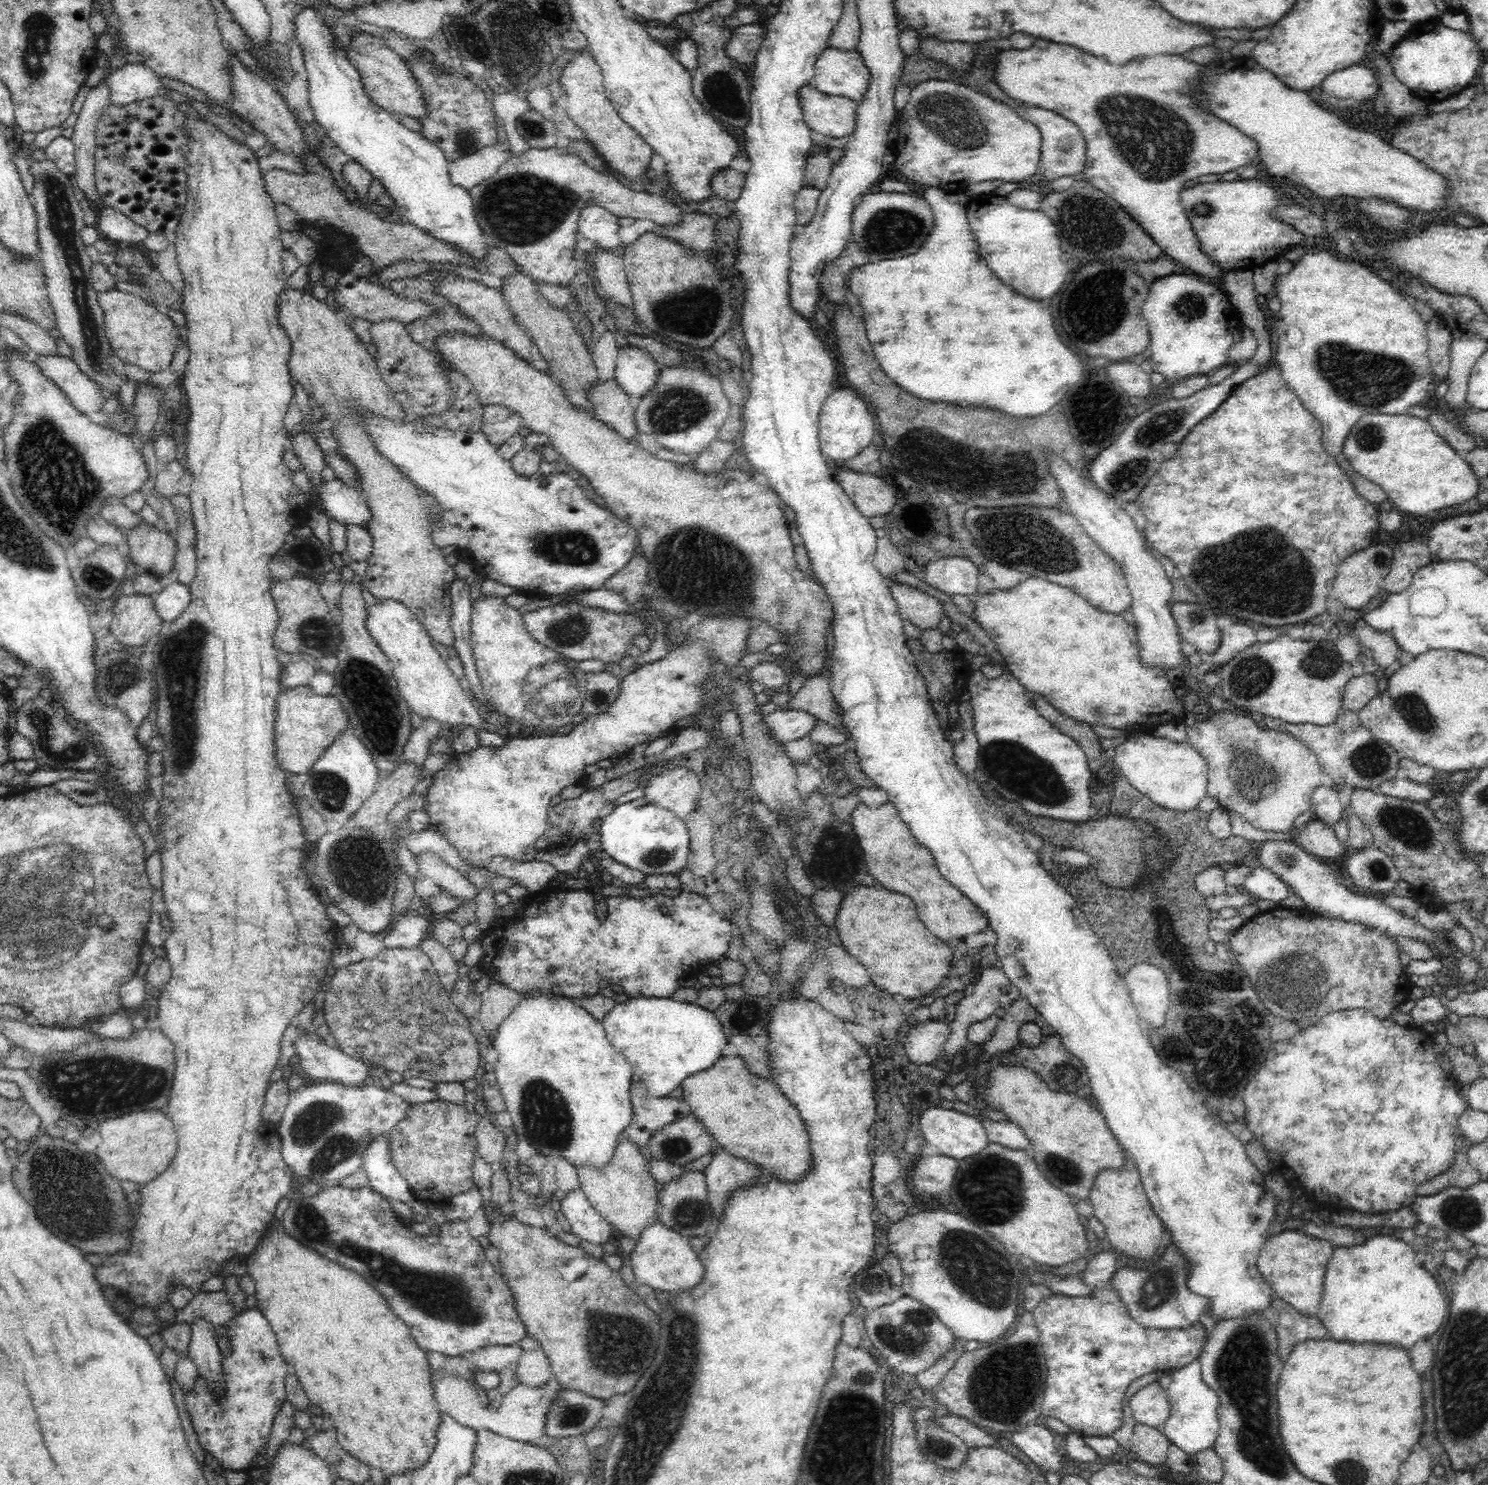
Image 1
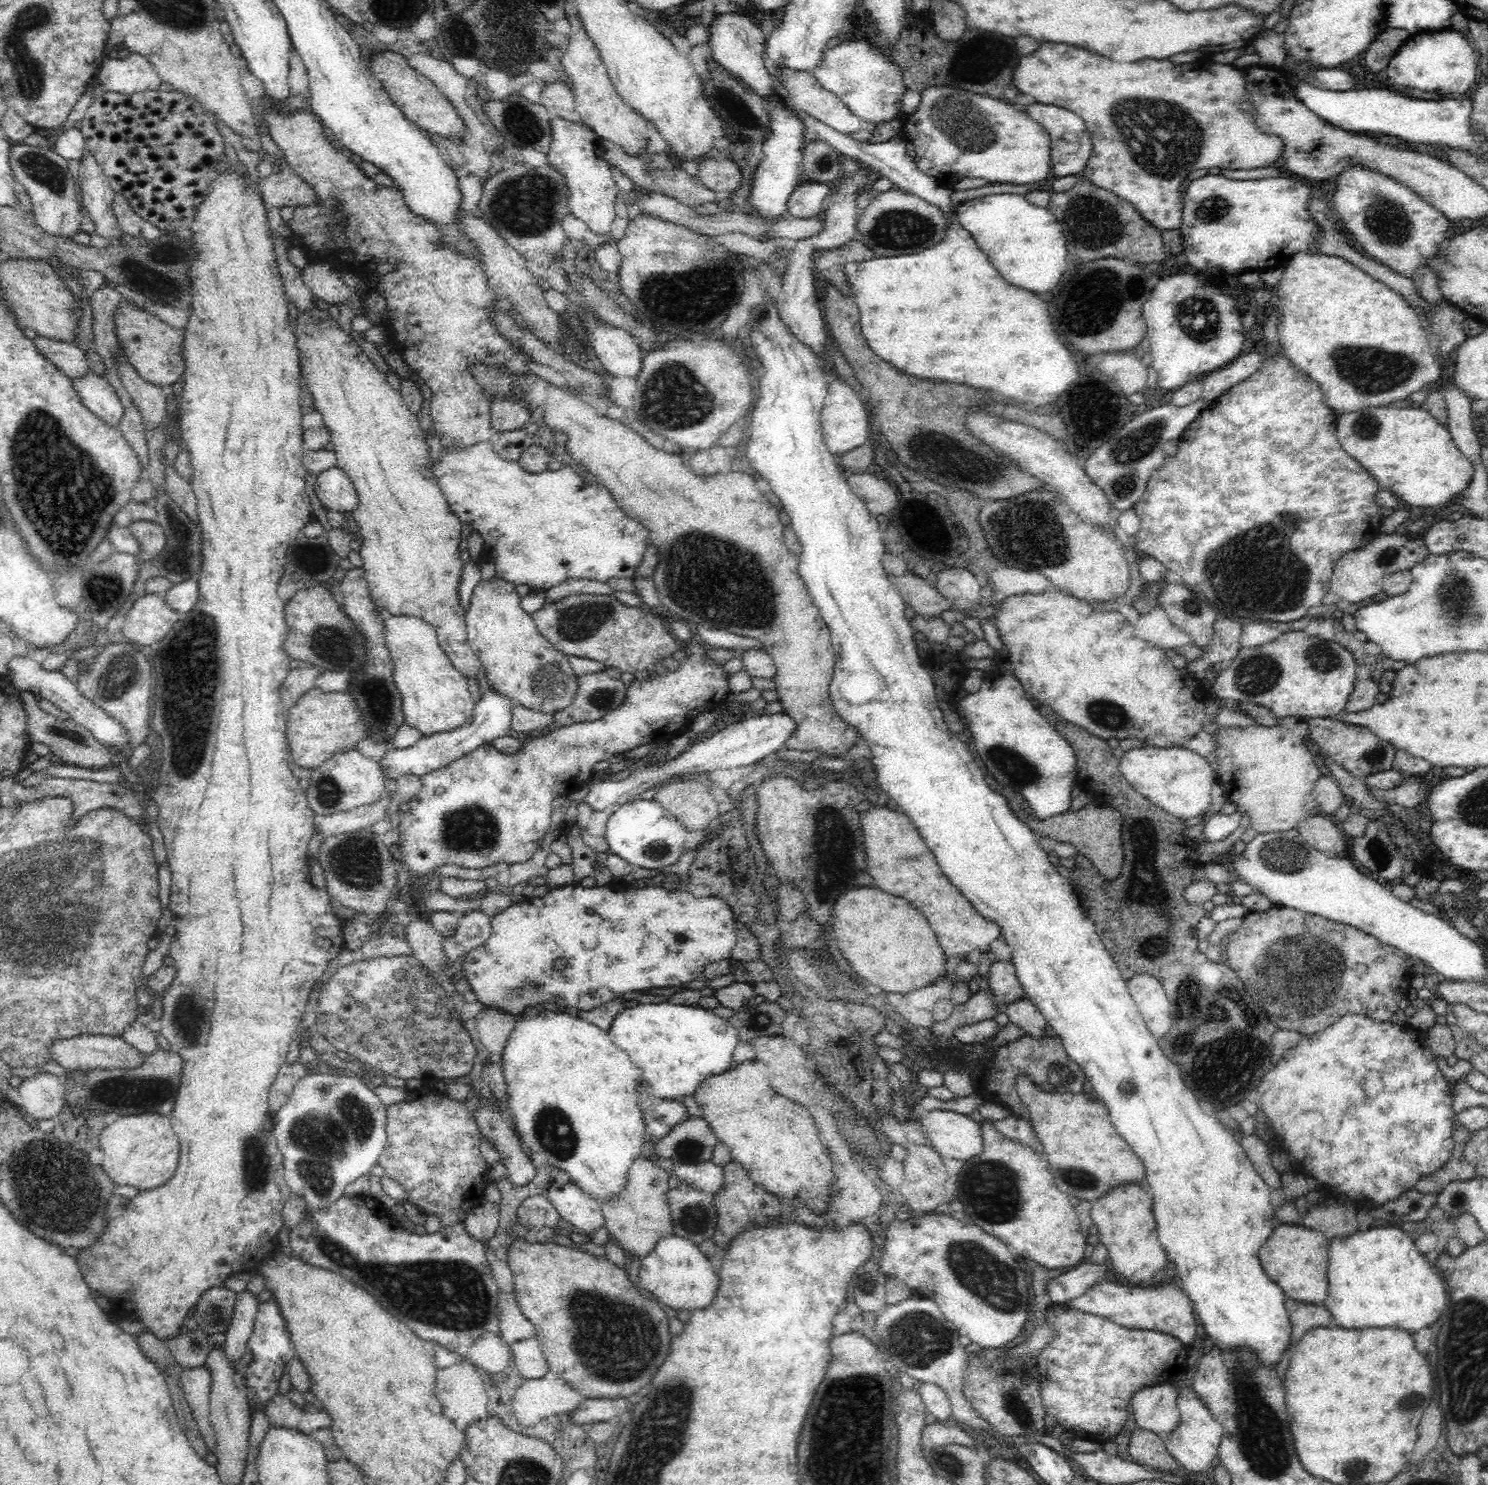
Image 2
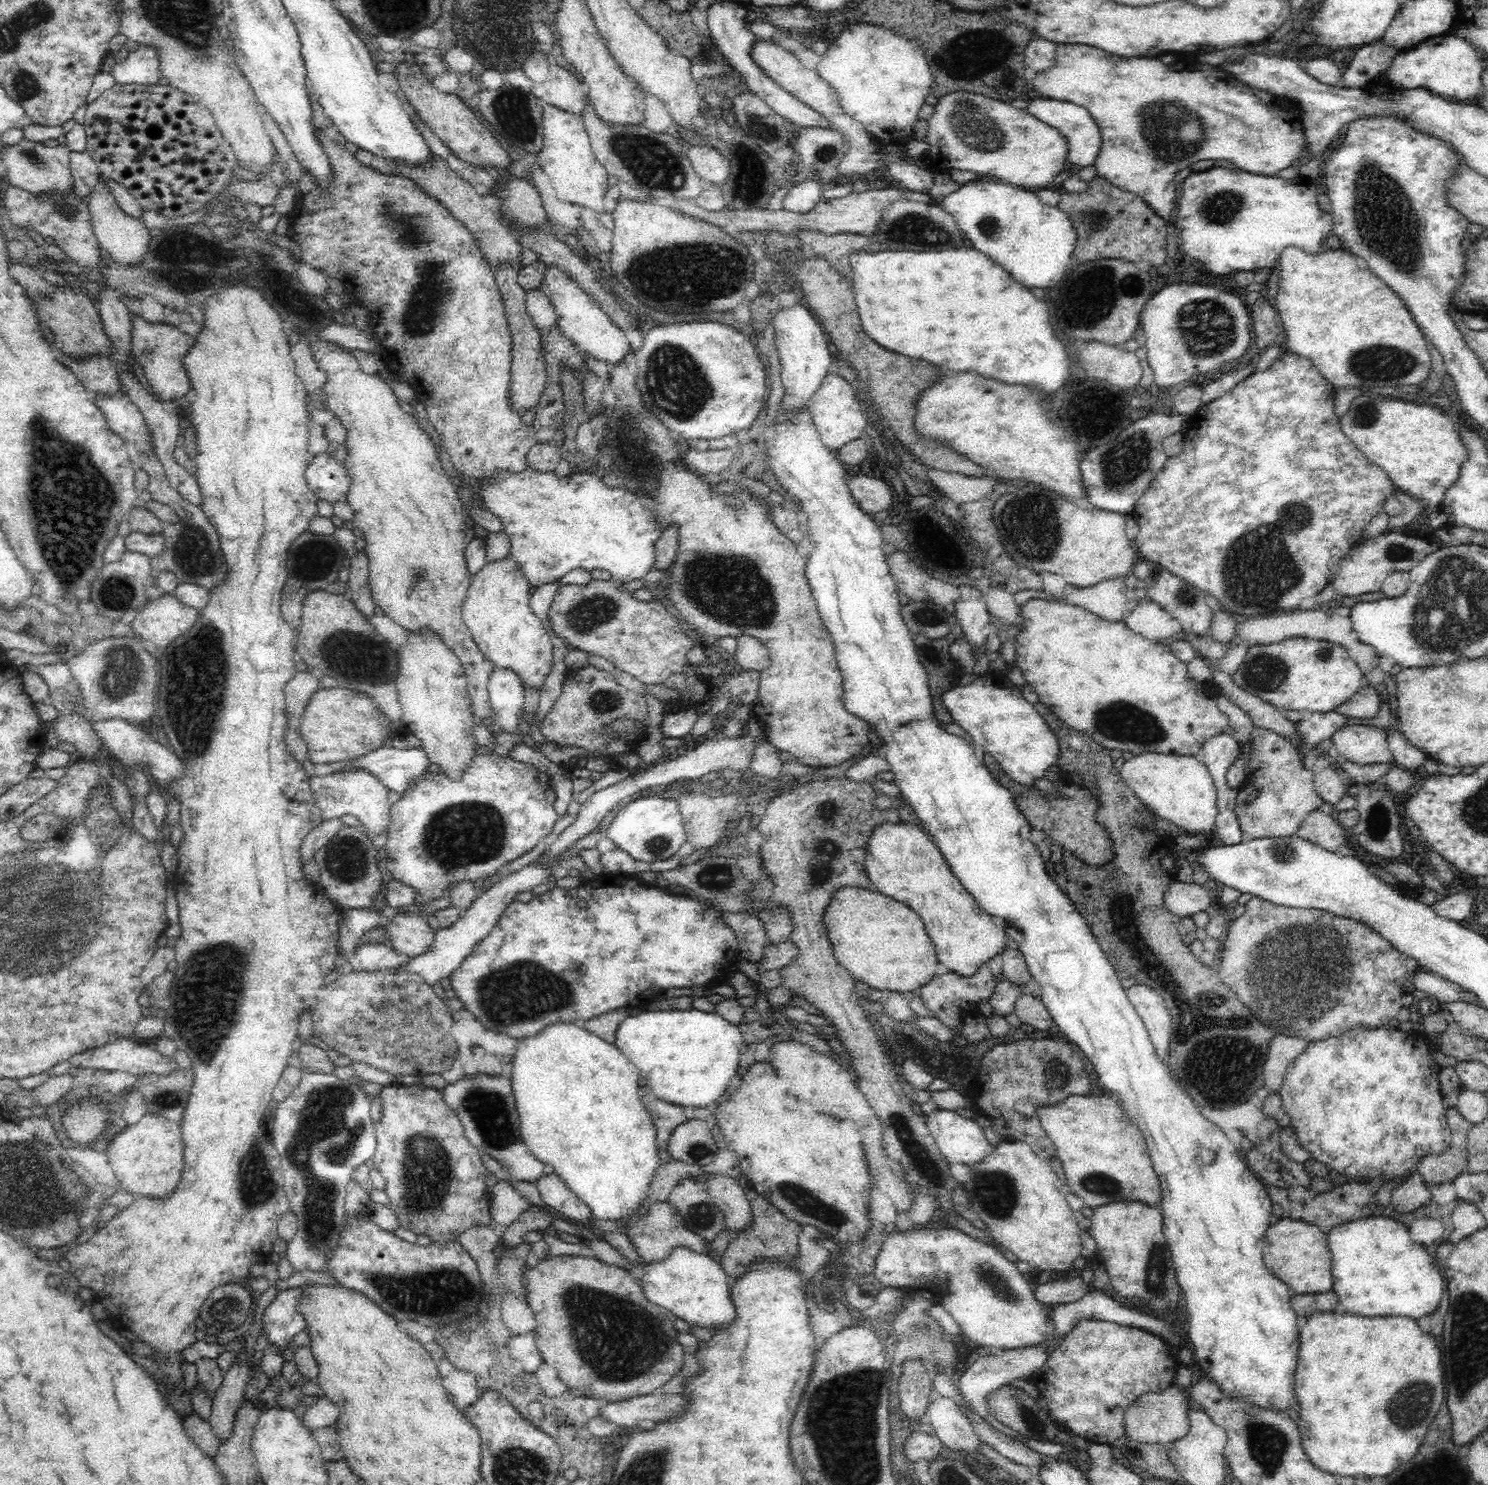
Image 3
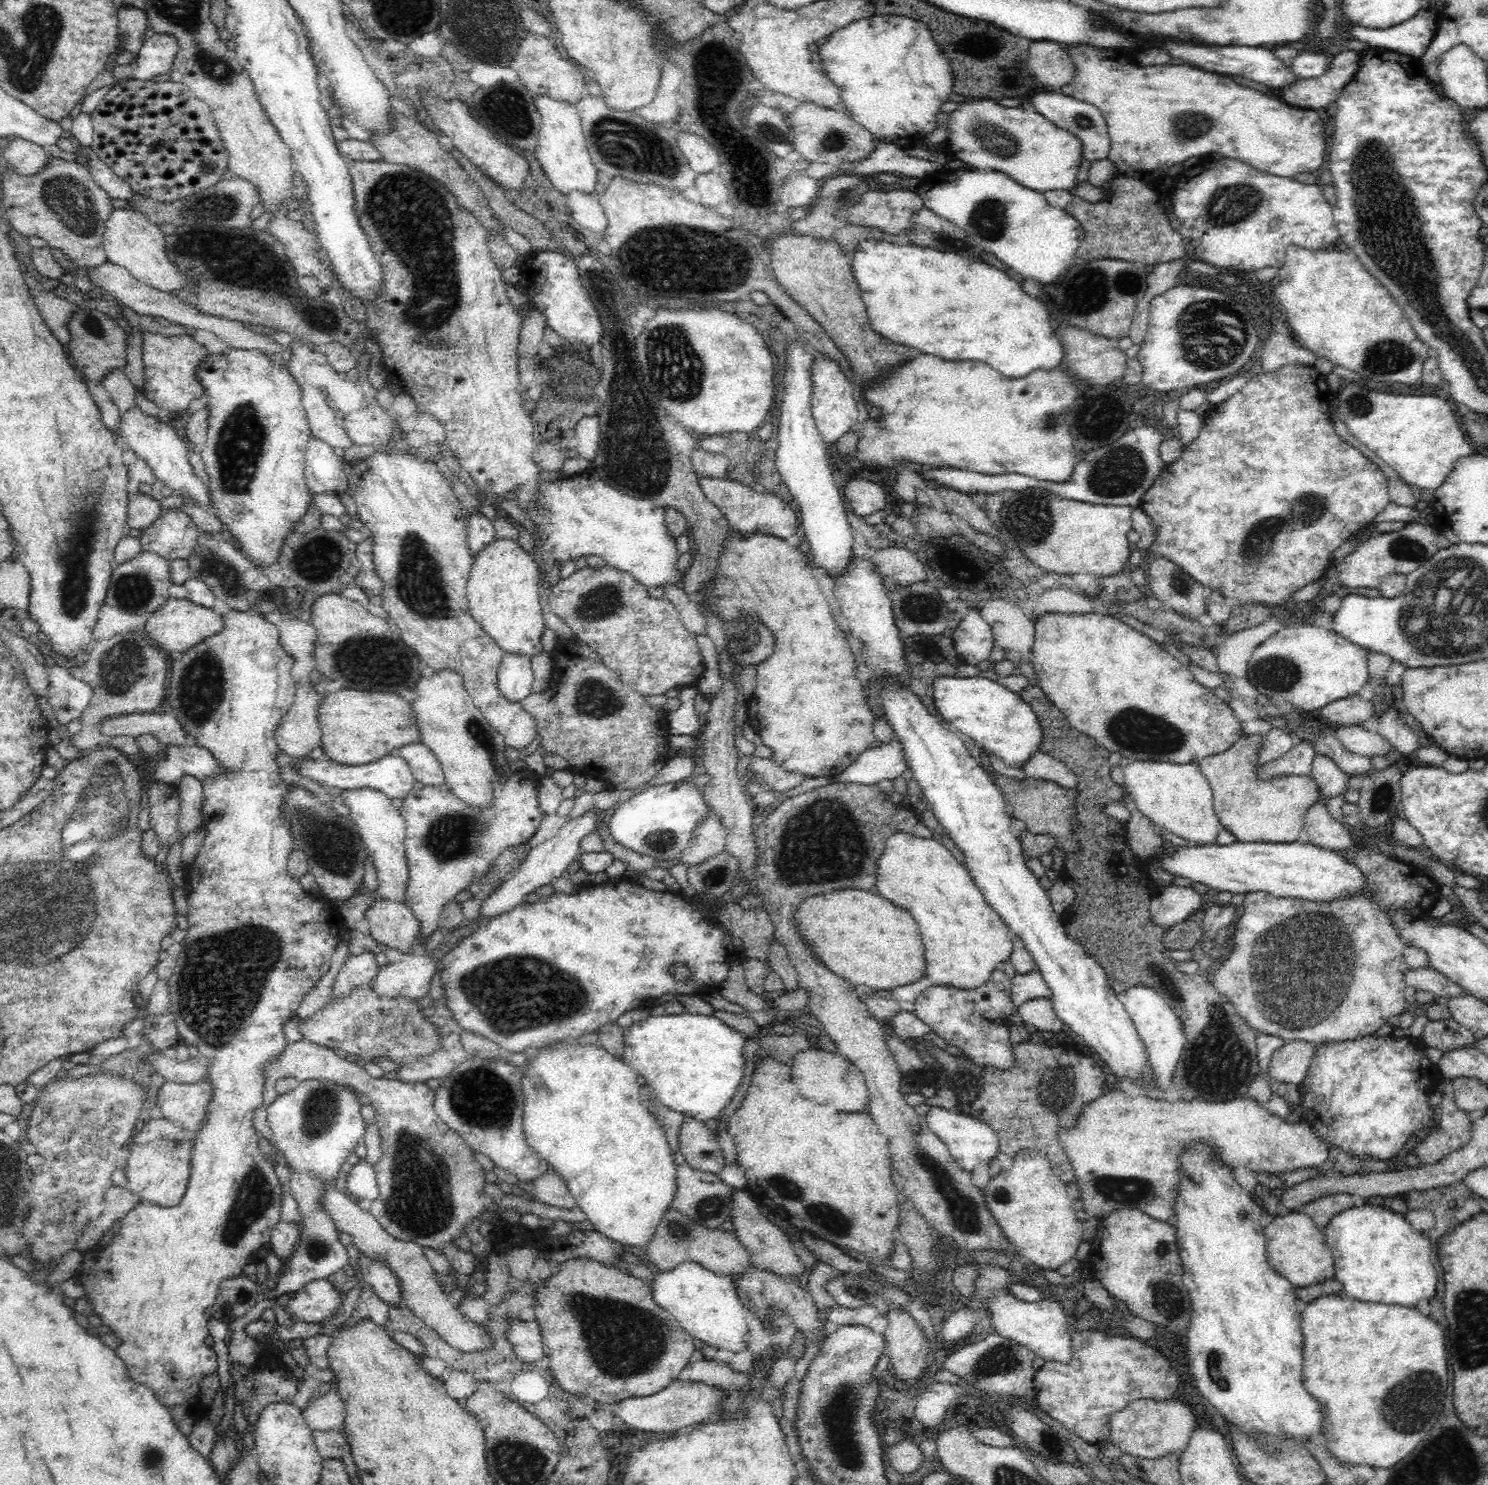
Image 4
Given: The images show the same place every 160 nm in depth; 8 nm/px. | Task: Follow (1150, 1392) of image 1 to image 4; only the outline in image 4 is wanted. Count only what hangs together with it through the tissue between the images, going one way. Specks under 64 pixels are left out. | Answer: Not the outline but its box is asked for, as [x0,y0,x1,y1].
[1108,1399,1196,1459]

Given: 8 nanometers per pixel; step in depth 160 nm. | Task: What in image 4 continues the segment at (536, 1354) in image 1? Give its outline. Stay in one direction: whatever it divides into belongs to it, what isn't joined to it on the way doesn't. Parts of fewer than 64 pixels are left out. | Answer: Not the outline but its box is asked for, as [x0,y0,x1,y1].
[507,1317,545,1368]

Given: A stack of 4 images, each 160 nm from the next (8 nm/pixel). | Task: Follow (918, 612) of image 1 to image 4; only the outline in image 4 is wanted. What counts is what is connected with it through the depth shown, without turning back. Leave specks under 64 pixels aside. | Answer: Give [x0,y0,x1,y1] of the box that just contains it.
[871,546,926,586]

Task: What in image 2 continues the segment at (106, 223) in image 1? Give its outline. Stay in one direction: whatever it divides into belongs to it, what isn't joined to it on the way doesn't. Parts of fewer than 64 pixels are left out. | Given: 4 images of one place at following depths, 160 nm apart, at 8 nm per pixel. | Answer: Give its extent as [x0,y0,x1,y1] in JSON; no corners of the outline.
[113,192,163,241]

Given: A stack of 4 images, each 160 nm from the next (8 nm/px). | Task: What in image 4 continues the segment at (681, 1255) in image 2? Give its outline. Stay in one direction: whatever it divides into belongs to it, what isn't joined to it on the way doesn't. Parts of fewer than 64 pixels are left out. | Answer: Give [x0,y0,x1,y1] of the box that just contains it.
[651,1262,749,1354]

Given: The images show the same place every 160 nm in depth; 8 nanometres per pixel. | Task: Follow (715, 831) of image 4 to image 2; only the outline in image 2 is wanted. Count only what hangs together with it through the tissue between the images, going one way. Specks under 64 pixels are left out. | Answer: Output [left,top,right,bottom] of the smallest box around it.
[654,779,720,832]

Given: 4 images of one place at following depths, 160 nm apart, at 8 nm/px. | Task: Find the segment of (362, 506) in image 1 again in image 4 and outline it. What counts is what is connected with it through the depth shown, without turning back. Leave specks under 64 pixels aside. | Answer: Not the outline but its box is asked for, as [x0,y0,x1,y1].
[305,434,349,495]

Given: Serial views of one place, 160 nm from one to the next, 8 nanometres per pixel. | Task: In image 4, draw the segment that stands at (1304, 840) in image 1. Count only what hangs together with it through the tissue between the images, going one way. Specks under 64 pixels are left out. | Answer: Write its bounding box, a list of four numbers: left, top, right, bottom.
[1303,801,1353,851]

